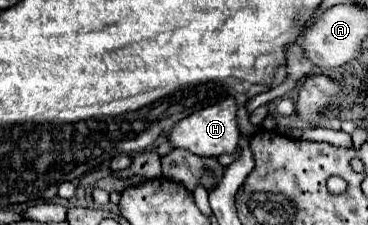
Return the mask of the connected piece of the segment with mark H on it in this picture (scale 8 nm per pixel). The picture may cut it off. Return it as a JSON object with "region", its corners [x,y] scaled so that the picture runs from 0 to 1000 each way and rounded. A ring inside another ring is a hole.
{"region":[[[625,427],[592,462],[560,471],[538,489],[533,507],[516,507],[473,551],[473,569],[457,596],[457,631],[473,658],[516,667],[538,693],[598,693],[598,684],[630,684],[647,649],[652,578],[641,551],[641,444]]]}

